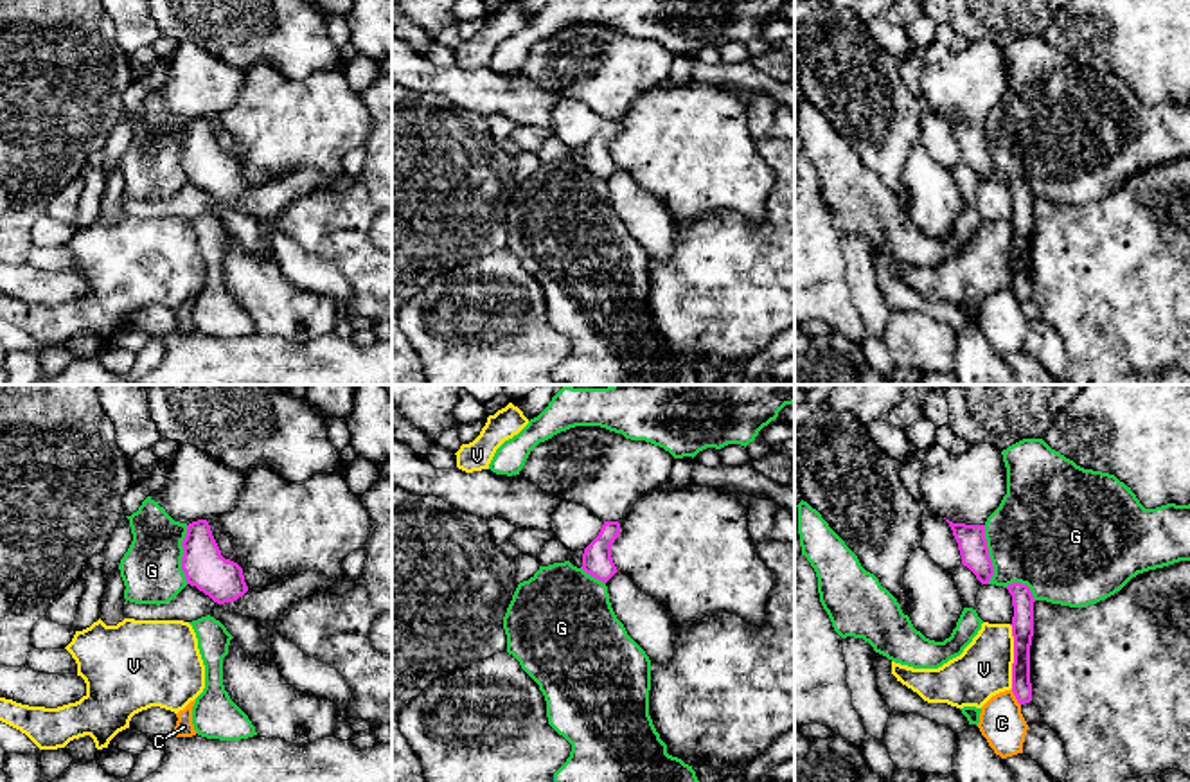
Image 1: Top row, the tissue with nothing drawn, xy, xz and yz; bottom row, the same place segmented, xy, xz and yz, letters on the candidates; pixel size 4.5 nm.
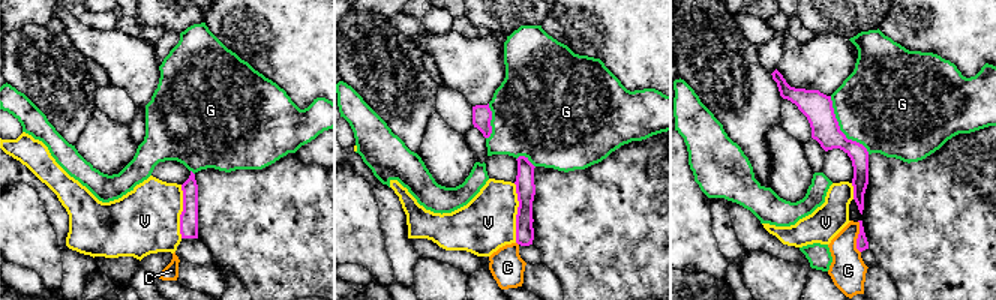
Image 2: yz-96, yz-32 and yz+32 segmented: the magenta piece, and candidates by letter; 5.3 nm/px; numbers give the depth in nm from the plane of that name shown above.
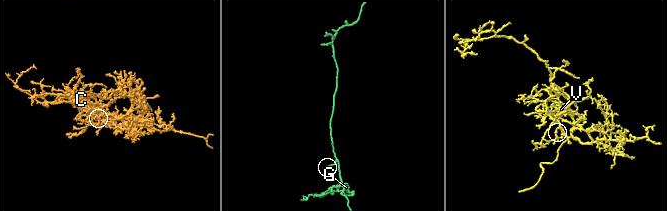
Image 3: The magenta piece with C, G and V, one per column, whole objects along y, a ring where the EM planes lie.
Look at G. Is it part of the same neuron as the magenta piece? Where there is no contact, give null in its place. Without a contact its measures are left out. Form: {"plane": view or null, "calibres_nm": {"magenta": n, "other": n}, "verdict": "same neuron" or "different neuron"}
{"plane": "xy", "calibres_nm": {"magenta": 190, "other": 280}, "verdict": "same neuron"}

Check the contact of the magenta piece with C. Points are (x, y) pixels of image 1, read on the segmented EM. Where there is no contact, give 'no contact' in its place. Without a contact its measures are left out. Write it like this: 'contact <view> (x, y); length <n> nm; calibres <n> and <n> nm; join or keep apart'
contact yz (1016, 698); length 90 nm; calibres 90 and 200 nm; keep apart

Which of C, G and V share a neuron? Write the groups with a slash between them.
C / G / V

